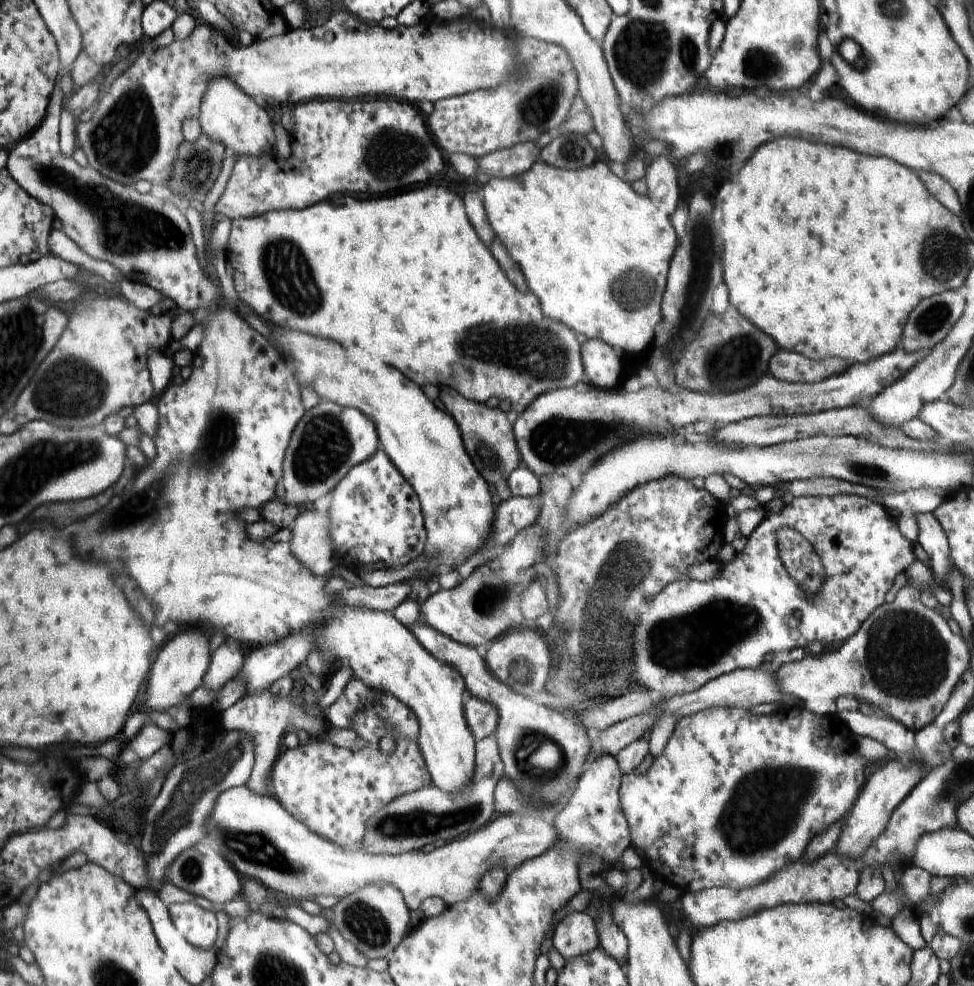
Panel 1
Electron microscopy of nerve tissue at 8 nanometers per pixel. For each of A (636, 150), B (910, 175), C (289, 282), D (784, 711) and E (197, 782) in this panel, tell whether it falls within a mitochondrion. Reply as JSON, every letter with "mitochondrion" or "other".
{"A":"other","B":"other","C":"mitochondrion","D":"other","E":"mitochondrion"}

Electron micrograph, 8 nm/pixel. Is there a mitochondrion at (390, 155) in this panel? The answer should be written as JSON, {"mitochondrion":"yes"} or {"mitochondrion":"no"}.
{"mitochondrion":"yes"}

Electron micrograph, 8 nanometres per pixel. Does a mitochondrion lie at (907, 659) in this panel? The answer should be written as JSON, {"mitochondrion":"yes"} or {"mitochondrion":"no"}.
{"mitochondrion":"yes"}

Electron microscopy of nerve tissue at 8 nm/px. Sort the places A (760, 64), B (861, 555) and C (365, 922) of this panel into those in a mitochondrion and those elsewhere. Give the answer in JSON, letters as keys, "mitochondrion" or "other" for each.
{"A":"mitochondrion","B":"other","C":"mitochondrion"}

